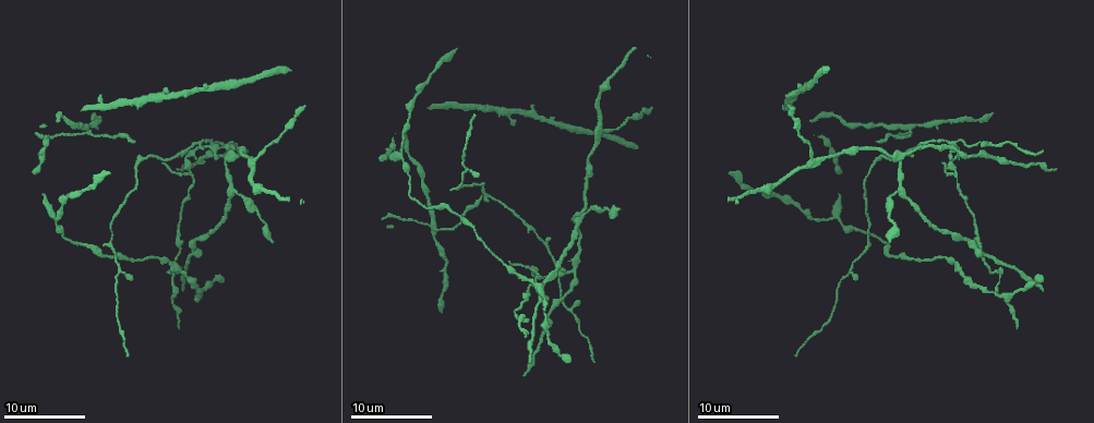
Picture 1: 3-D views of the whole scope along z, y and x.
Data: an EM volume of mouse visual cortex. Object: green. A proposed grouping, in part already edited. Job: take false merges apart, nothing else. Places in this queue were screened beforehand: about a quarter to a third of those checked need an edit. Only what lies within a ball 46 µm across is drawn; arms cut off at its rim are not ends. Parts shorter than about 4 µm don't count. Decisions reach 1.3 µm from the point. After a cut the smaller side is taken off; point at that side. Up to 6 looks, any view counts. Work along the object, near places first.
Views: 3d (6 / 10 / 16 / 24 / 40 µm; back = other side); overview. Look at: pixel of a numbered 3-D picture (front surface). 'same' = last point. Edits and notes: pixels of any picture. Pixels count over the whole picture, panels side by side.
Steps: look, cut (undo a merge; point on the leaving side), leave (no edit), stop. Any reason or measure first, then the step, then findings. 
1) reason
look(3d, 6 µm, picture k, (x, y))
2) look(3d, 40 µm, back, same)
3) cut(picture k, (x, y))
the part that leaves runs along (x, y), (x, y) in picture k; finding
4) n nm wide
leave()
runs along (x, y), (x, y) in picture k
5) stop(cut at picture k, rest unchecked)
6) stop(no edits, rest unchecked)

four or more arms meet
look(3d, 16 µm, picture 1, (209, 146))

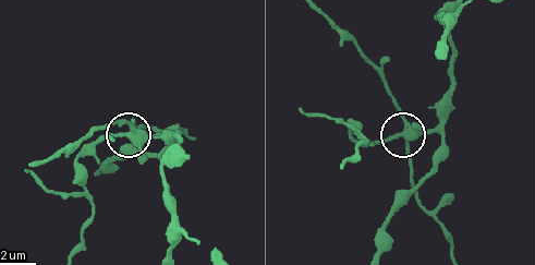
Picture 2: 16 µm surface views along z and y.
cut(picture 2, (141, 164))
the part that leaves runs along (140, 136), (124, 121), (100, 125), (73, 145), (34, 161) in picture 2; two neurons meet here

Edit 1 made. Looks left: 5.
look(3d, 16 µm, picture 1, (911, 123))

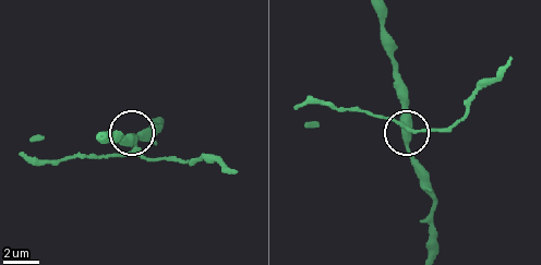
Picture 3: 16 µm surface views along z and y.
370 nm wide
cut(picture 3, (158, 158))
a second neuron is stuck on

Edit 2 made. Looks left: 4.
see it whole again
look(overview)

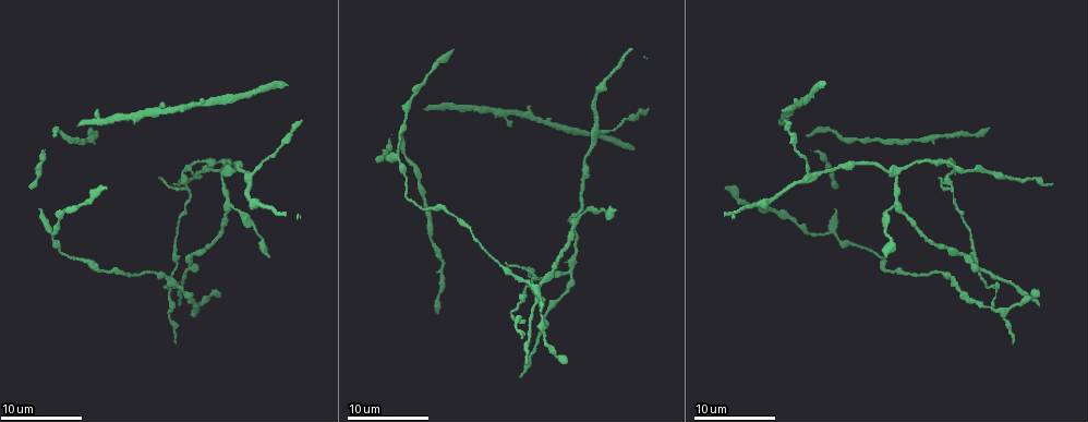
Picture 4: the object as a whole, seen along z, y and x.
small branch off a trunk
look(3d, 10 µm, picture 4, (576, 220))

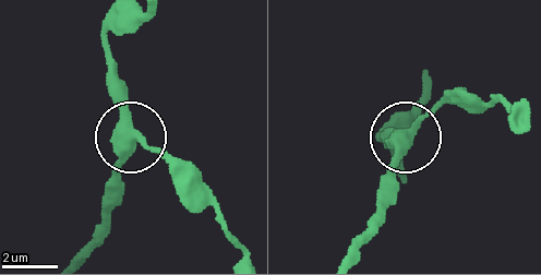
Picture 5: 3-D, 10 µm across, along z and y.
side arm 9 µm
leave()
continuous, no second neuron

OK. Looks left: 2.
stop(cut at picture 2, cut at picture 3, rest unchecked)

